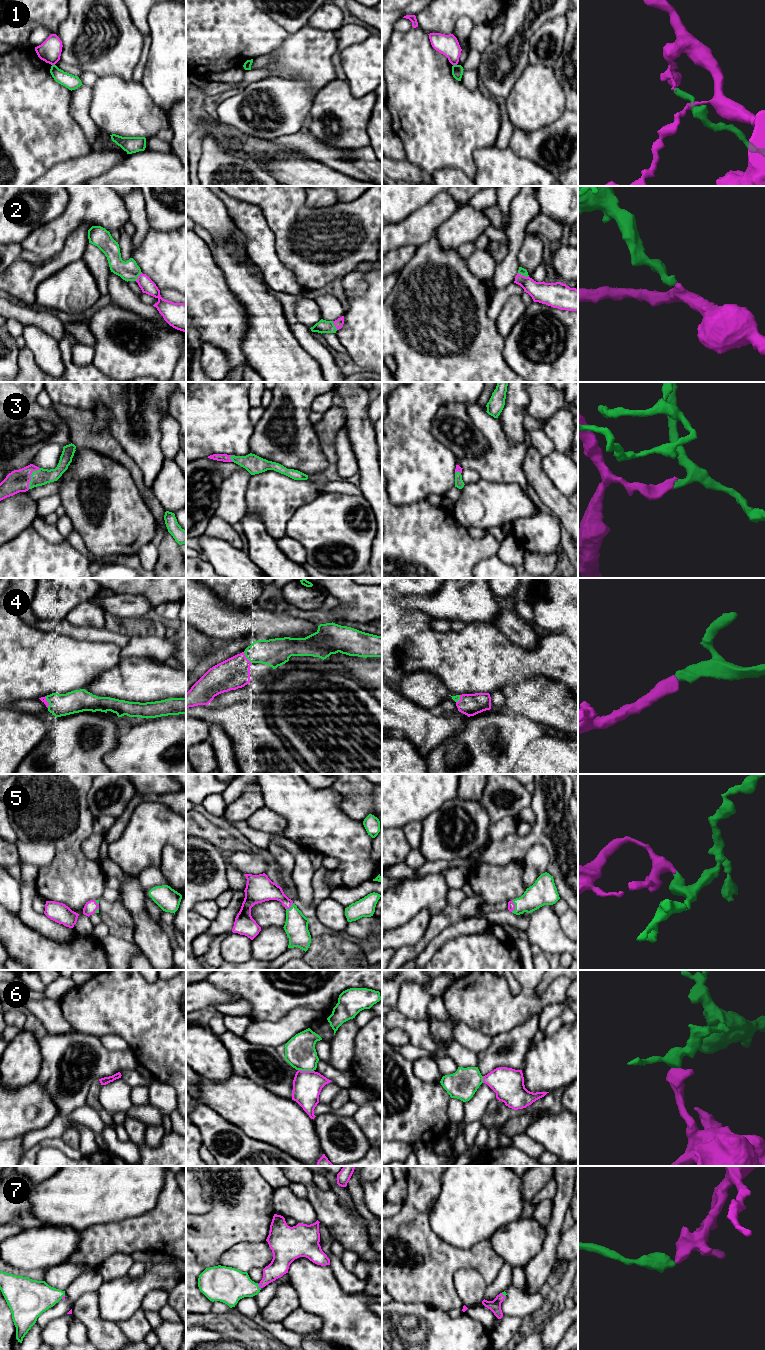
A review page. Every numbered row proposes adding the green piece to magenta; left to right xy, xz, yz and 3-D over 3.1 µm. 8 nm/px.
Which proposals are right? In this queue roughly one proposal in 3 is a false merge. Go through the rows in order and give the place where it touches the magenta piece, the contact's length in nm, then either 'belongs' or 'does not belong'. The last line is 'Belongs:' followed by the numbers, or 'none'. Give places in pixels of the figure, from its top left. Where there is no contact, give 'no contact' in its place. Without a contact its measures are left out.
1: yz (455, 64) | 30 nm | does not belong
2: yz (522, 275) | 90 nm | belongs
3: xy (30, 476) | 190 nm | belongs
4: xz (246, 658) | 120 nm | belongs
5: yz (514, 906) | 100 nm | belongs
6: xz (306, 1071) | 130 nm | does not belong
7: xz (259, 1286) | 50 nm | belongs
Belongs: 2, 3, 4, 5, 7

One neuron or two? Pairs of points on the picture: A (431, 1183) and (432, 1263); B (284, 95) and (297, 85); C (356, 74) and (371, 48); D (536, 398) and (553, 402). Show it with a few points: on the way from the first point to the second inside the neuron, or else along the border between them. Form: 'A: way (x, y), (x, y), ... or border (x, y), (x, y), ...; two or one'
A: way (420, 1203), (420, 1243); one
B: way (287, 95), (294, 88); one
C: way (362, 68), (371, 59), (371, 54); one
D: way (540, 398), (549, 400); one

